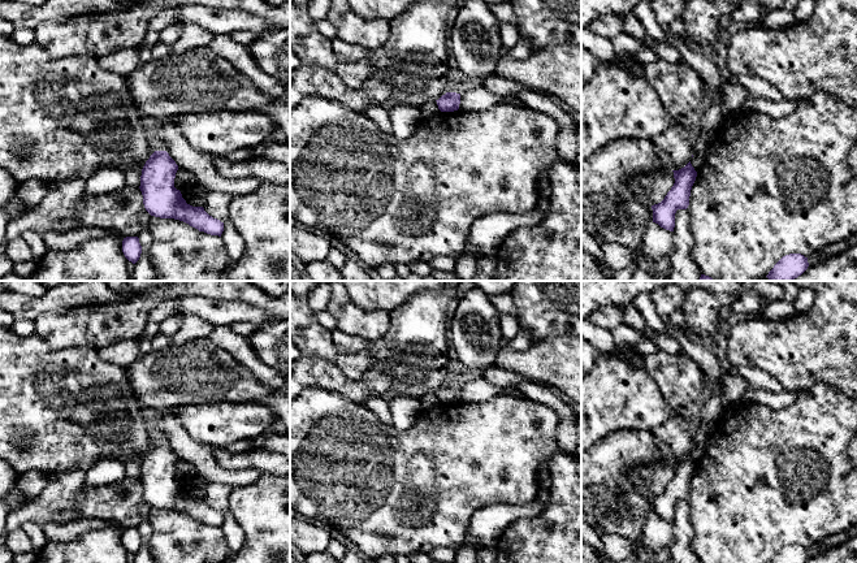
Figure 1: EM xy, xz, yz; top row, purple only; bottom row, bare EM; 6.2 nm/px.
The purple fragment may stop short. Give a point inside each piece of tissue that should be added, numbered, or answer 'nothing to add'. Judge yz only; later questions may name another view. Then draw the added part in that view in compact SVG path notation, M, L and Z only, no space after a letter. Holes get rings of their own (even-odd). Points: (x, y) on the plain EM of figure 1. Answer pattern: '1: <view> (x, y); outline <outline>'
nothing to add

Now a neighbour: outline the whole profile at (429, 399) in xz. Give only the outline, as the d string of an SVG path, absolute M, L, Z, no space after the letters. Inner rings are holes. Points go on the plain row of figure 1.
M428 391L424 395L419 398L421 406L424 410L430 408L440 403L437 393L436 391Z

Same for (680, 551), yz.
M678 501L675 504L674 532L676 540L671 546L671 563L700 563L696 554L691 550L693 528L688 521L688 502Z

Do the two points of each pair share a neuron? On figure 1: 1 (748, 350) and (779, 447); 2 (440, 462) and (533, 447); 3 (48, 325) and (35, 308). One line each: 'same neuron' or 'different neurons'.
1: different neurons
2: same neuron
3: different neurons

